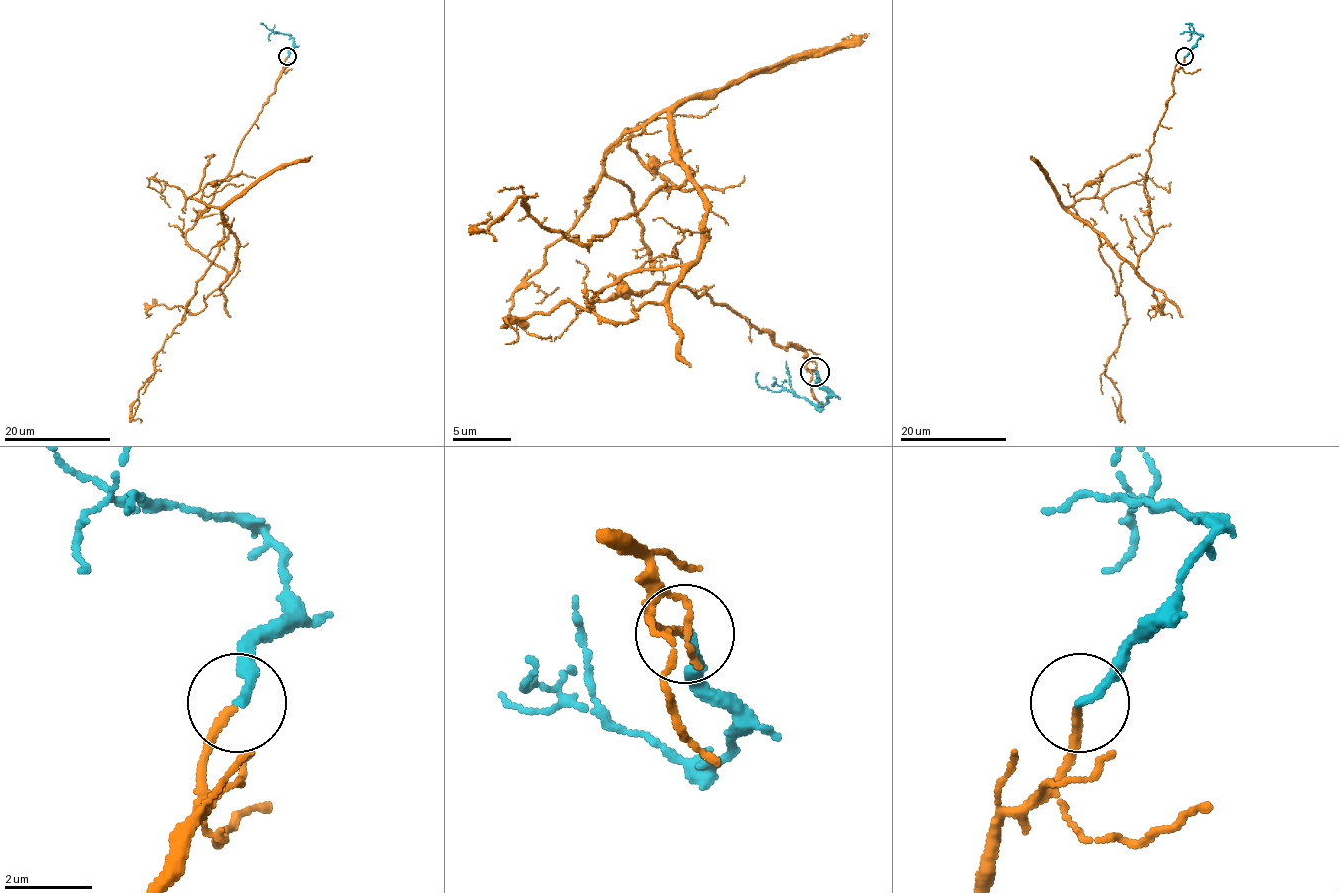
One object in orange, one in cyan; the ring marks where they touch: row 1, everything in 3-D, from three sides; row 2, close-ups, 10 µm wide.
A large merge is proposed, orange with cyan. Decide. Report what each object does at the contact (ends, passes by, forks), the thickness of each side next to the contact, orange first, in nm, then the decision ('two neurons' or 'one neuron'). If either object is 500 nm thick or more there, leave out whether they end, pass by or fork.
orange ends; cyan ends; calibres 190 and 200 nm; one neuron

